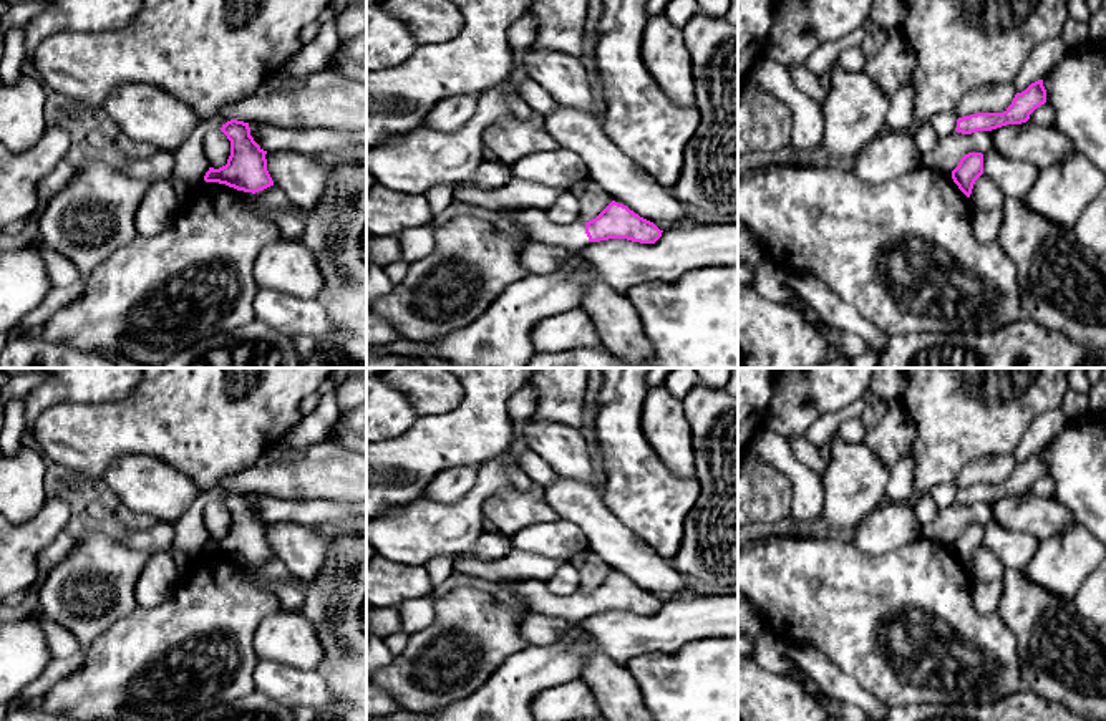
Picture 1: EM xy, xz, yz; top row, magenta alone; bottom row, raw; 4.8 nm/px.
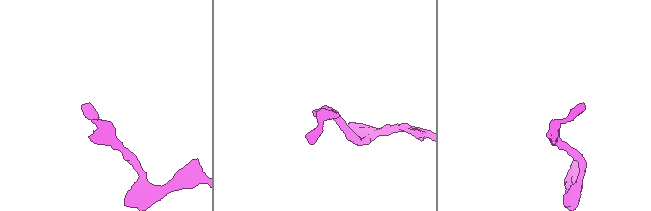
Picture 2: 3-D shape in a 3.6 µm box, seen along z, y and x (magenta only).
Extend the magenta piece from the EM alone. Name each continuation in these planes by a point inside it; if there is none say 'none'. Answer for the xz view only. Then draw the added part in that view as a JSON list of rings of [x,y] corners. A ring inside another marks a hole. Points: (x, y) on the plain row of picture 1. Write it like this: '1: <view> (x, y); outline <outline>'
1: xz (536, 597); outline [[[536,578],[501,583],[511,585],[521,593],[522,607],[527,612],[542,613],[546,617],[560,617],[574,623],[580,623],[590,615],[585,605],[585,593],[579,590],[567,597],[557,597],[547,590],[546,582]]]

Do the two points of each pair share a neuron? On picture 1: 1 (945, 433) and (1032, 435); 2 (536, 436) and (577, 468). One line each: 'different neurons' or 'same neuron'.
1: different neurons
2: same neuron

